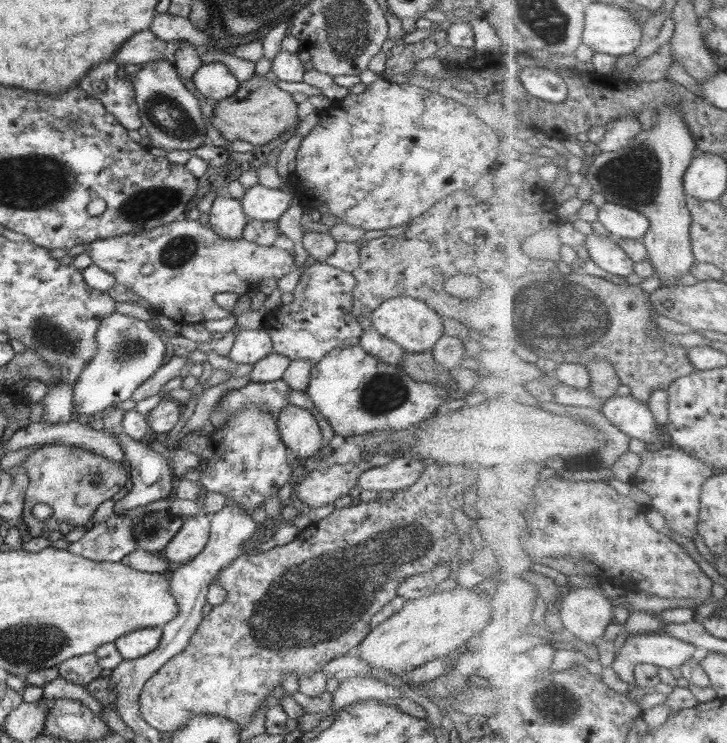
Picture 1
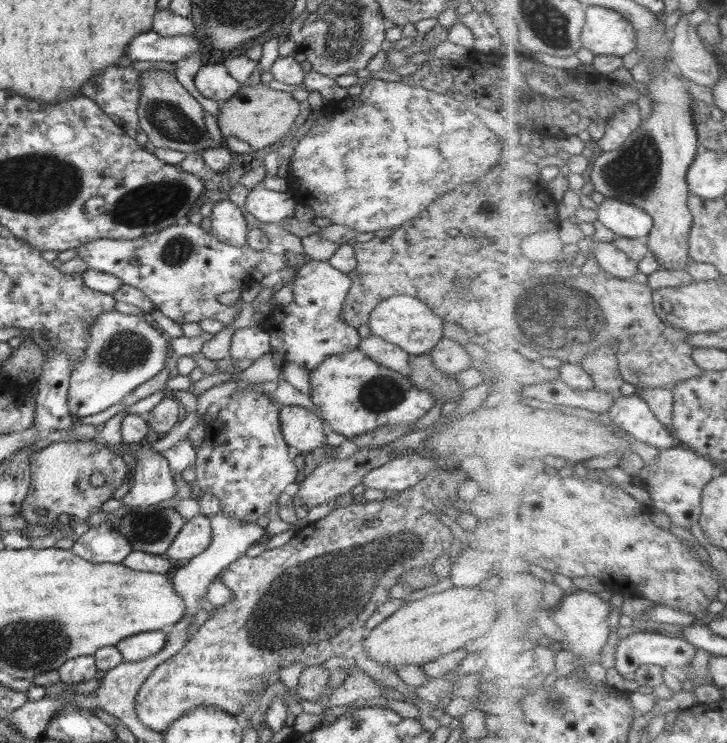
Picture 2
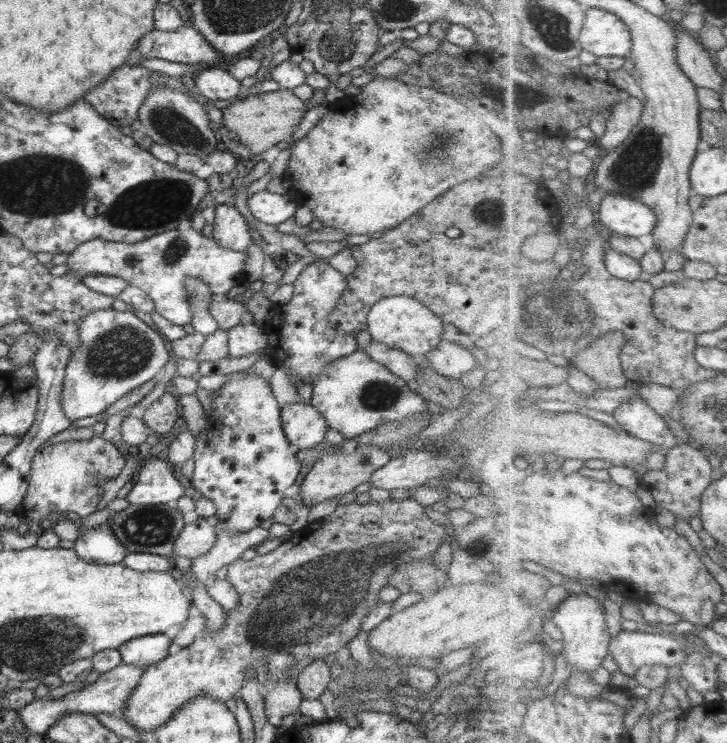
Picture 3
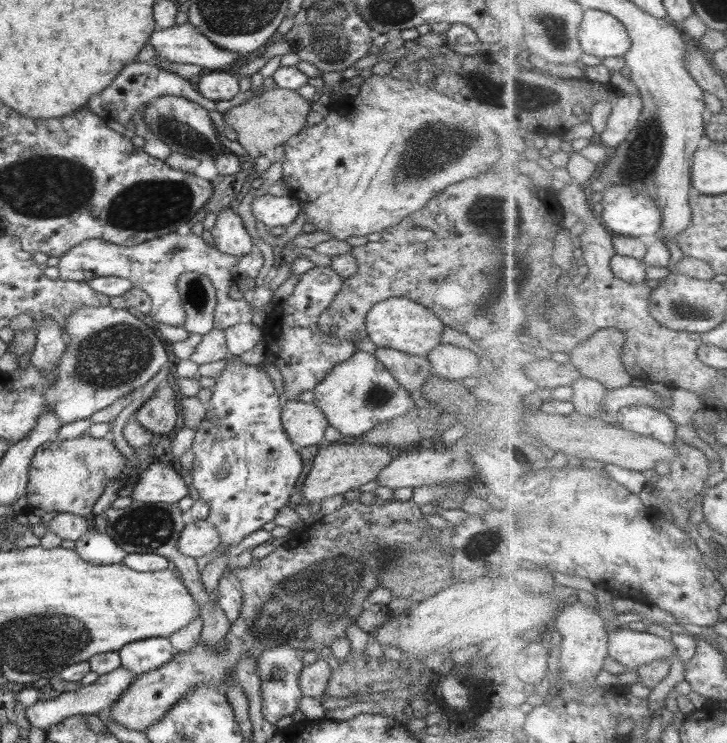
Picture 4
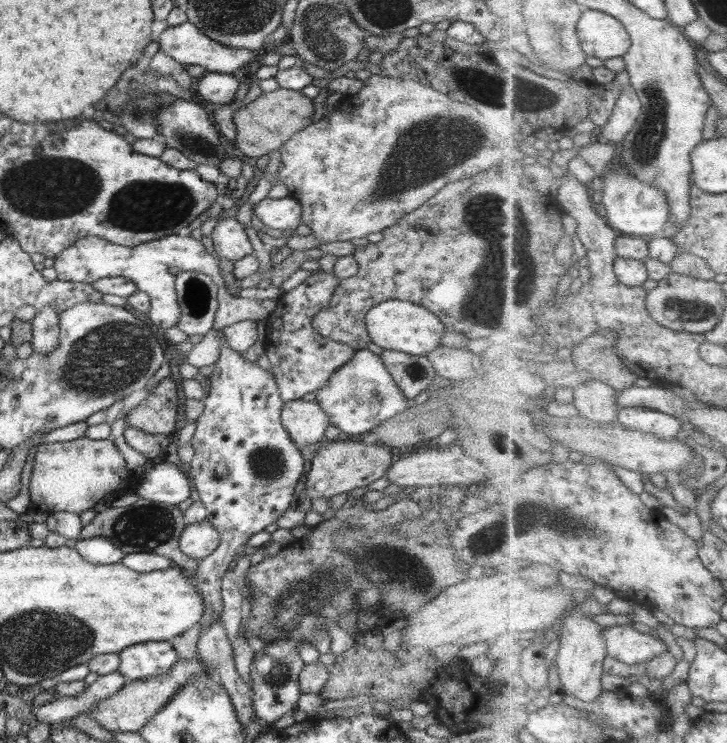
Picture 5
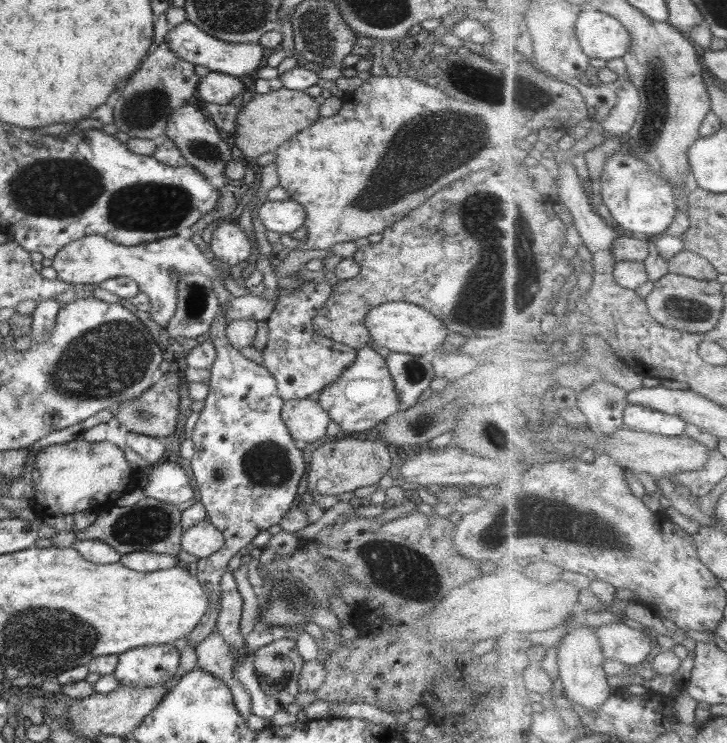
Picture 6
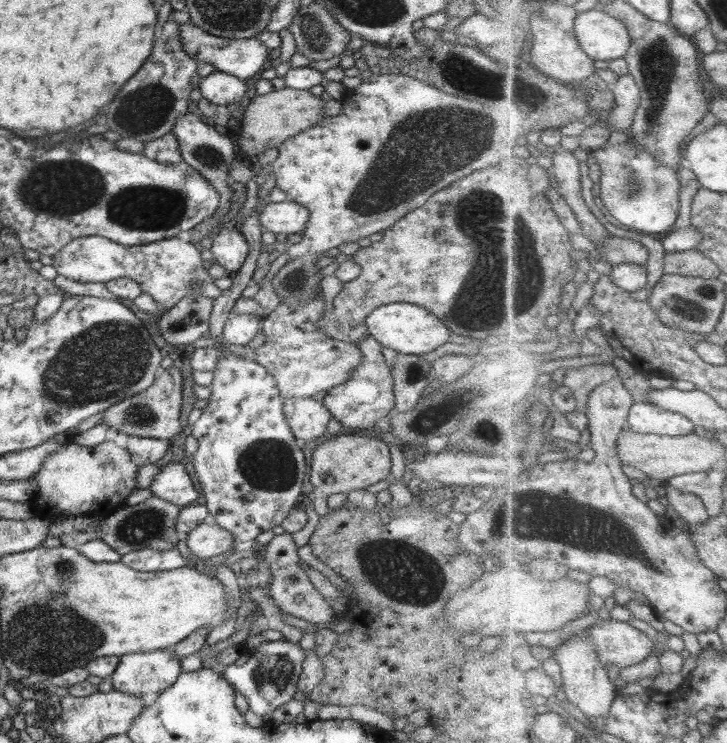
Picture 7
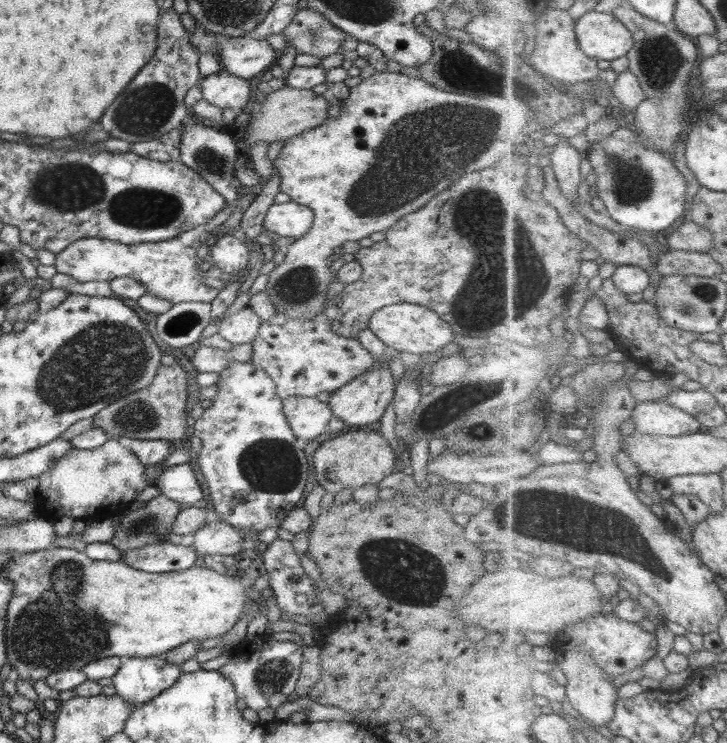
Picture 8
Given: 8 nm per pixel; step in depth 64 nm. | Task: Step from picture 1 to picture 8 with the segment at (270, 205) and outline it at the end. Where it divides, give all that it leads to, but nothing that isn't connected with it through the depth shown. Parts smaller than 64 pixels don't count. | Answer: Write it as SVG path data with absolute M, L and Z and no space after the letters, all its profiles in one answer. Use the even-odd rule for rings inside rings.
M291 200L284 204L273 203L264 217L263 226L280 236L300 238L310 230L312 220L312 209Z

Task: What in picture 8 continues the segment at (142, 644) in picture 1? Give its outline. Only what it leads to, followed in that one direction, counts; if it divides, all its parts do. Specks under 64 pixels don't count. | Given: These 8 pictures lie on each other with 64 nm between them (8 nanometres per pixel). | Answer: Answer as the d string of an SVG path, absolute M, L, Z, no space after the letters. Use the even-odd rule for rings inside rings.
M166 653L148 658L122 657L122 666L112 676L111 685L117 694L139 706L171 688L182 671L181 665L166 660Z

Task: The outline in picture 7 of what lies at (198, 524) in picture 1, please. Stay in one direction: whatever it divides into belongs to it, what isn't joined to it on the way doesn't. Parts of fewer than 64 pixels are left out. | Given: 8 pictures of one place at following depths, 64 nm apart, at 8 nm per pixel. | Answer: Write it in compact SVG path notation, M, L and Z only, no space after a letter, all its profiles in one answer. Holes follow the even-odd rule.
M210 520L190 530L184 539L192 554L207 559L228 552L234 544L234 535Z

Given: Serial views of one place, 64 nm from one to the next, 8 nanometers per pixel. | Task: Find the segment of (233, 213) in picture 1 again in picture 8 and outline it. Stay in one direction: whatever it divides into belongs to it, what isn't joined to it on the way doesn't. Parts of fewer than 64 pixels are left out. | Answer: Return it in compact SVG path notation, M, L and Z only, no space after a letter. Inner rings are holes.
M228 234L215 240L208 254L212 256L212 264L218 266L224 277L233 278L248 266L250 253L249 244Z

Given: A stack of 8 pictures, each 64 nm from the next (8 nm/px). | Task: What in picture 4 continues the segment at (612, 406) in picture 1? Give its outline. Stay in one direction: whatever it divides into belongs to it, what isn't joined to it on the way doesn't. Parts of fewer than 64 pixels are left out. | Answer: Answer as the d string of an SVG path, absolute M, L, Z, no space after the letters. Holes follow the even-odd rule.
M648 404L624 406L616 416L618 424L626 430L656 437L670 446L677 445L678 424L658 407Z

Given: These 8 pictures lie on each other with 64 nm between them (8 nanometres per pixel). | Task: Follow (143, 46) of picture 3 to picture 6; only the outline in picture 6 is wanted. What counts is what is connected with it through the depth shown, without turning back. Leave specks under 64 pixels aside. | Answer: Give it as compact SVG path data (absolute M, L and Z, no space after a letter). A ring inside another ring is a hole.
M188 20L171 28L164 37L164 41L170 45L168 49L176 52L182 60L206 66L212 72L222 71L235 77L250 76L252 72L259 70L264 60L264 49L266 49L259 42L233 43L214 38Z

